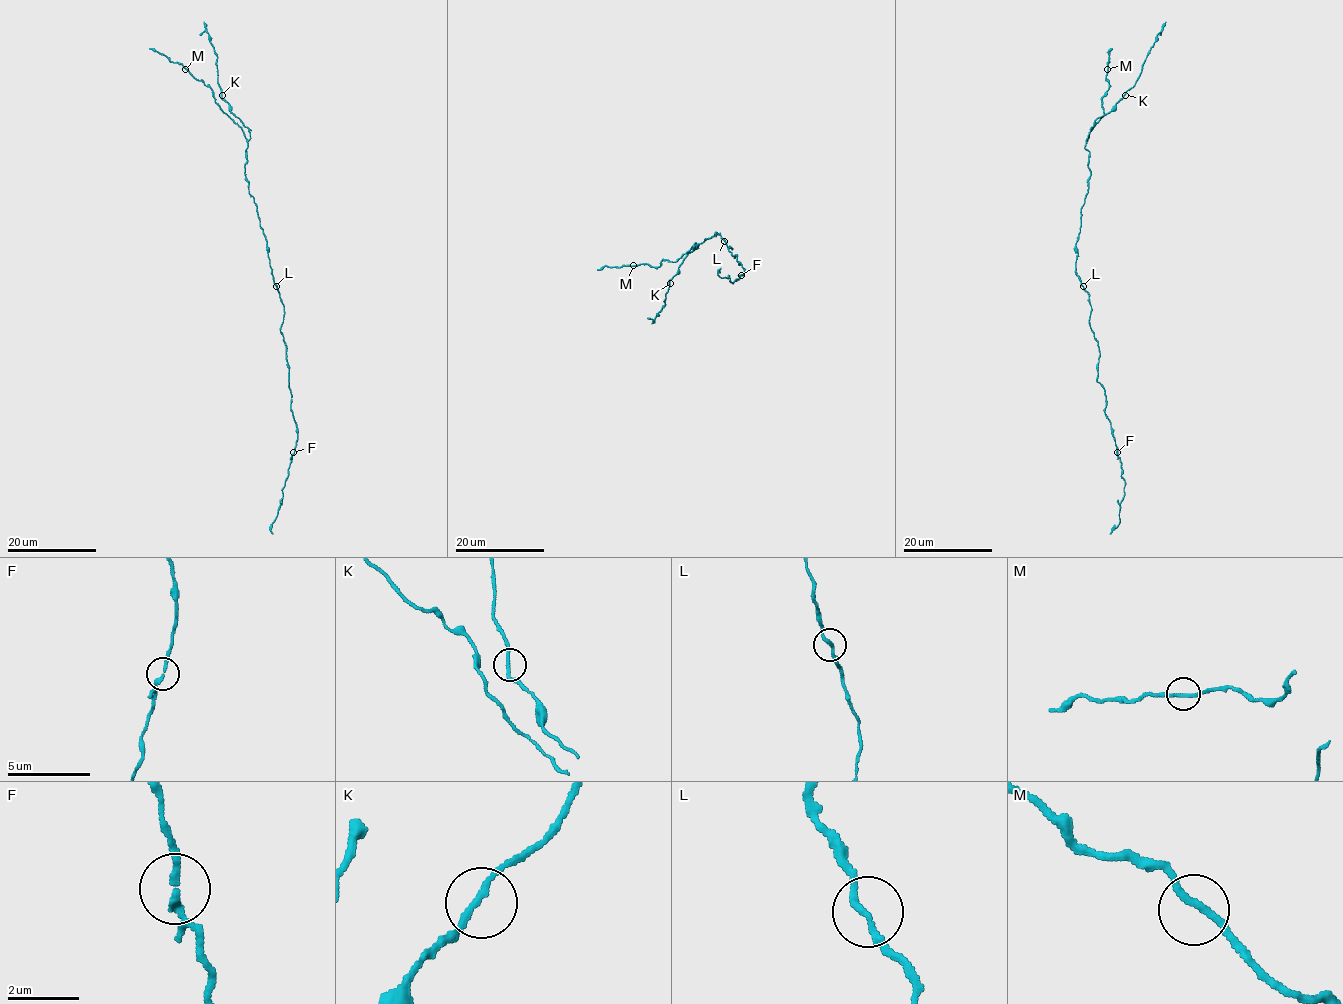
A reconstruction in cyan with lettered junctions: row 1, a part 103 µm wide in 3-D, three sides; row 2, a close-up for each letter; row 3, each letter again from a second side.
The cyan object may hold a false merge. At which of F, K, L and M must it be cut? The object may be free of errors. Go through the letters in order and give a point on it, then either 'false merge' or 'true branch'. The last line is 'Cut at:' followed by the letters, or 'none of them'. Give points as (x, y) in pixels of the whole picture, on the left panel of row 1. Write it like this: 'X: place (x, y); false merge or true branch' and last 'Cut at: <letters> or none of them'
F: place (293, 452); true branch
K: place (222, 95); true branch
L: place (276, 286); true branch
M: place (185, 69); true branch
Cut at: none of them

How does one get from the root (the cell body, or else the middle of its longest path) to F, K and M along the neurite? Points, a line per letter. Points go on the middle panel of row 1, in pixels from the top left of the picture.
F: (718, 234), (745, 269), (742, 275)
K: (718, 234), (705, 238), (693, 248), (694, 244), (697, 247), (687, 254), (670, 283)
M: (718, 234), (705, 238), (693, 248), (695, 243), (674, 262), (663, 259), (658, 266), (633, 265)

